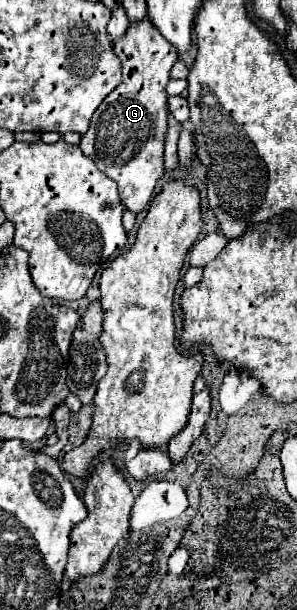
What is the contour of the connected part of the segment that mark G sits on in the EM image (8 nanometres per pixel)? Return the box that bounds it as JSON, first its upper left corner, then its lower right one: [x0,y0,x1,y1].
[82,18,188,214]

